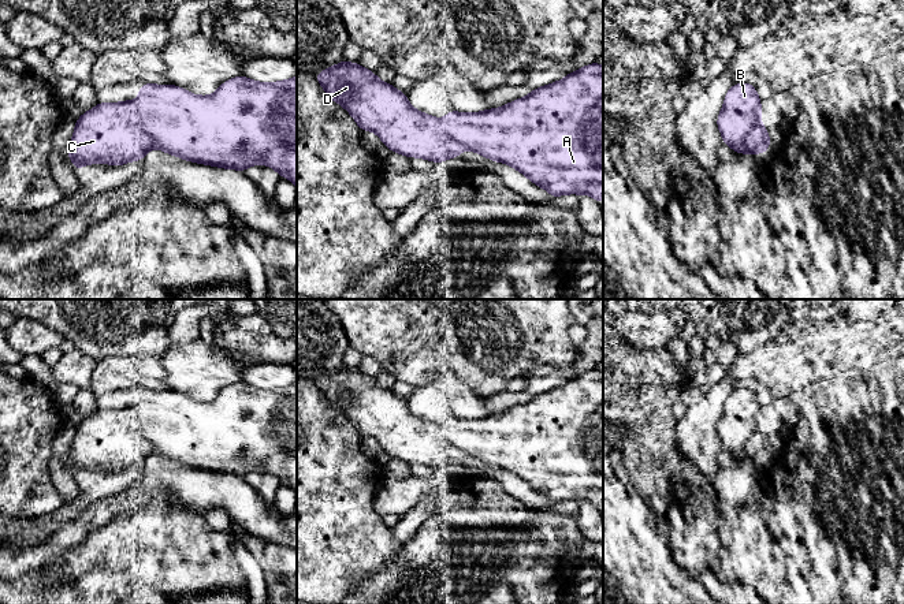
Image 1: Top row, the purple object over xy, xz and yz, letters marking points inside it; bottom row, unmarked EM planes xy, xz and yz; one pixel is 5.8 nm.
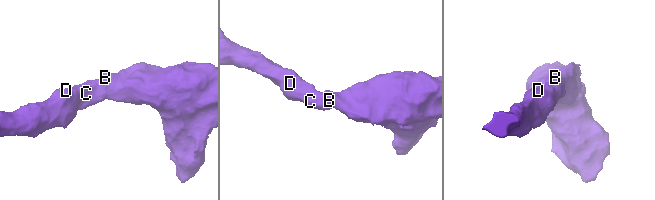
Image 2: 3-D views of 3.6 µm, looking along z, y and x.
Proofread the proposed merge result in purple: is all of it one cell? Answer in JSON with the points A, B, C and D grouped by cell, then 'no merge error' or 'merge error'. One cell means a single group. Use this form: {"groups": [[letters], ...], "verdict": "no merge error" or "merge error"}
{"groups": [["A", "B", "C", "D"]], "verdict": "no merge error"}

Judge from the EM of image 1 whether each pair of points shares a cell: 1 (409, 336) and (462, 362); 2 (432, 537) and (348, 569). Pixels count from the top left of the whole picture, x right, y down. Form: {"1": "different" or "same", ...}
{"1": "same", "2": "different"}

